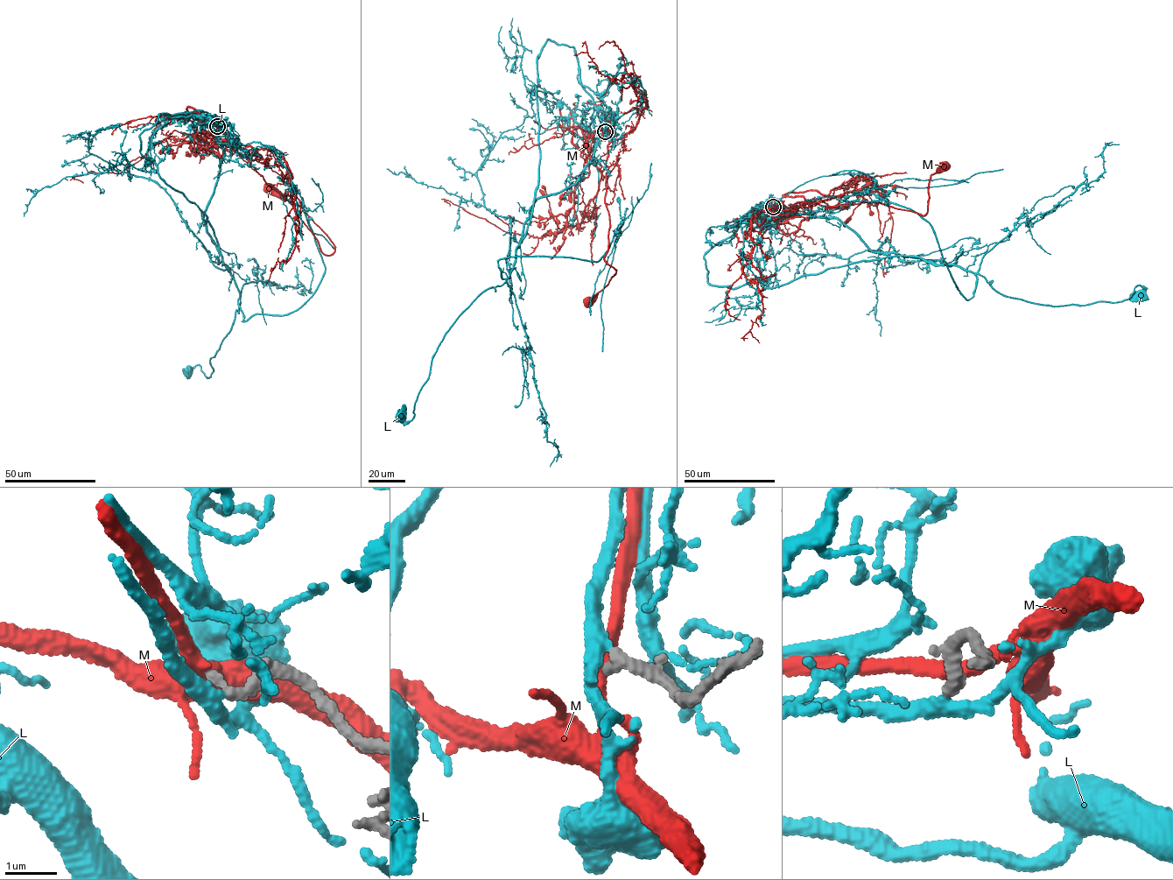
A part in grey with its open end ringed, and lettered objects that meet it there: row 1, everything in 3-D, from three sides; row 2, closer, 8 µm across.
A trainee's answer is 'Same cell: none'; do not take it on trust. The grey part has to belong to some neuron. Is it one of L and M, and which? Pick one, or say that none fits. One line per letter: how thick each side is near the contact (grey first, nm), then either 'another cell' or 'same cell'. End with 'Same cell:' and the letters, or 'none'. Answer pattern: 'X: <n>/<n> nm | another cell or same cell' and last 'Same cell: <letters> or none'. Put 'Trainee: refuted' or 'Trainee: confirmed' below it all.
L: 260/280 nm | same cell
M: 190/280 nm | another cell
Same cell: L
Trainee: refuted

